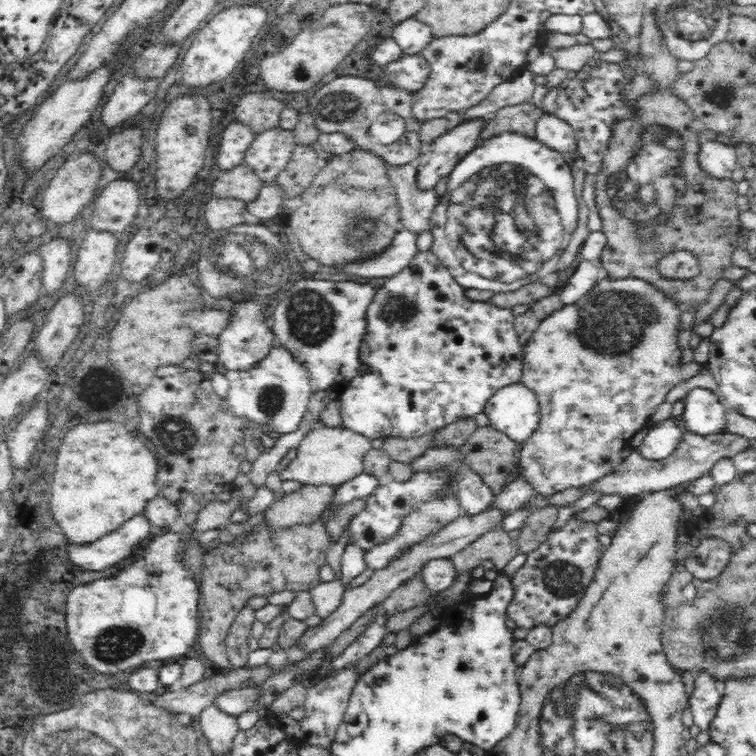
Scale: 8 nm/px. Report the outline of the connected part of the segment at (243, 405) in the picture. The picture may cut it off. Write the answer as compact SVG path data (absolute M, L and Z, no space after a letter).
M277 346L263 361L250 370L225 372L228 390L226 408L246 423L268 425L280 435L290 435L307 419L308 403L312 392L308 371L284 348Z

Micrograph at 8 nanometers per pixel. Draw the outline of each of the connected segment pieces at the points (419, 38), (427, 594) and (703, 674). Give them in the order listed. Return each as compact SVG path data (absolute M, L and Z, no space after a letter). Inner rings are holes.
M415 16L392 22L390 38L398 44L403 54L418 55L419 50L433 40L432 30Z
M417 575L413 580L408 580L385 598L382 602L385 616L403 614L404 611L421 607L431 596L432 593L422 585L420 576Z
M704 669L696 673L689 696L689 708L693 714L694 725L701 731L707 731L722 698L724 683Z

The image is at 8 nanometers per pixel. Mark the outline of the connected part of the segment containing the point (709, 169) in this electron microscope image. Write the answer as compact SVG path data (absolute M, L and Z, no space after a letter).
M702 139L698 160L707 174L723 179L738 166L737 143L728 139Z

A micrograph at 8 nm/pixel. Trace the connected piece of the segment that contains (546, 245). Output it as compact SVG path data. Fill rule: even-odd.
M497 130L487 139L481 139L448 175L446 193L438 198L439 203L434 207L430 220L430 250L466 290L511 292L539 281L556 268L577 227L578 202L570 167L567 154L545 145L534 136ZM535 228L541 231L539 237L534 237Z

